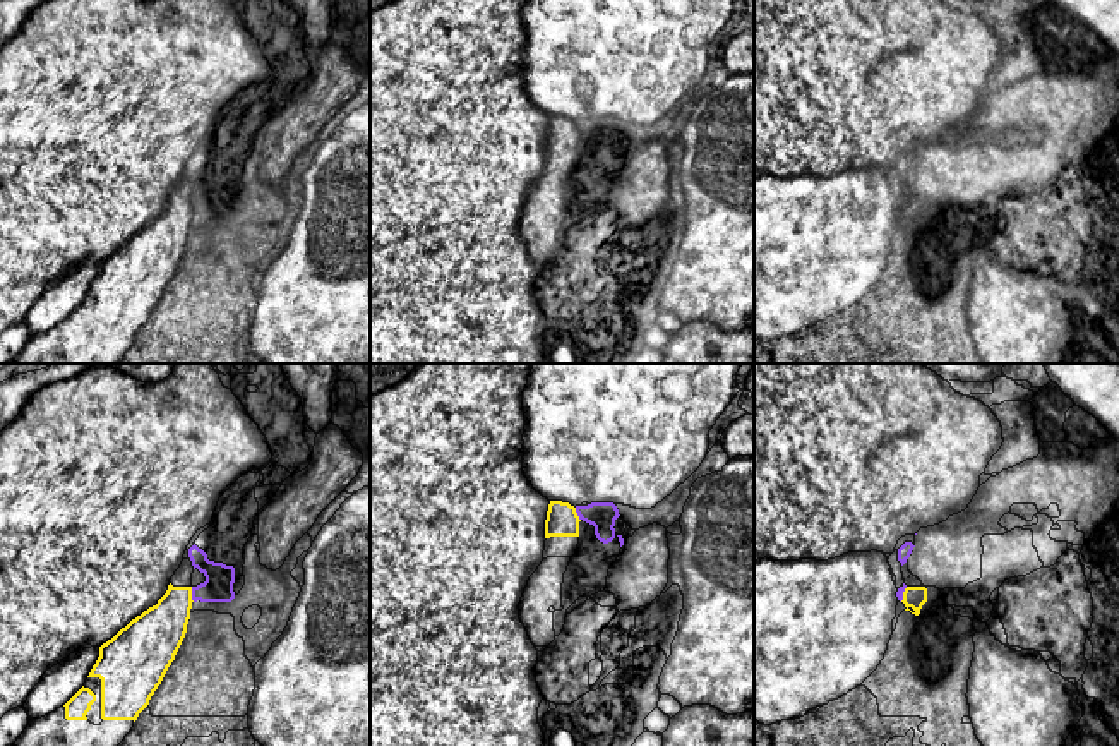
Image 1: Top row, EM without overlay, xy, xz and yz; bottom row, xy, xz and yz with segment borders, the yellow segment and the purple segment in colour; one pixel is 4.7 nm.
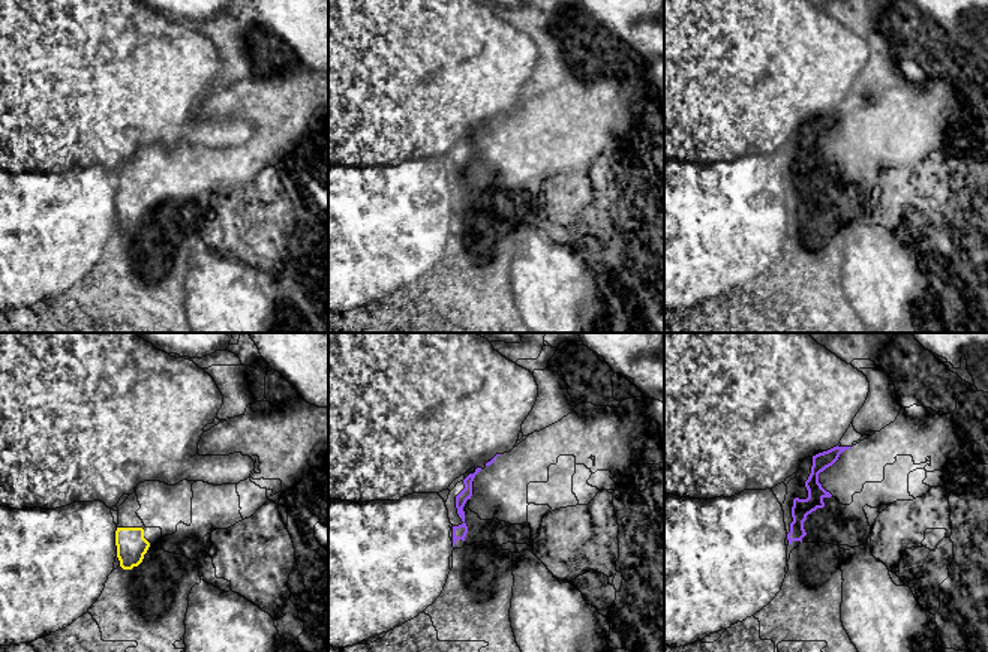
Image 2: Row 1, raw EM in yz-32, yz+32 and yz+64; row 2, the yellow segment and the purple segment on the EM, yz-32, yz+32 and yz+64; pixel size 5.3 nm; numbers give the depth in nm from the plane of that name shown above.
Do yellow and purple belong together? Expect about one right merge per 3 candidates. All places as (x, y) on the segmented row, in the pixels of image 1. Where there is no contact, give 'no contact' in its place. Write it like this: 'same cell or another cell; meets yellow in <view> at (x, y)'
another cell; meets yellow in xy at (191, 594)

